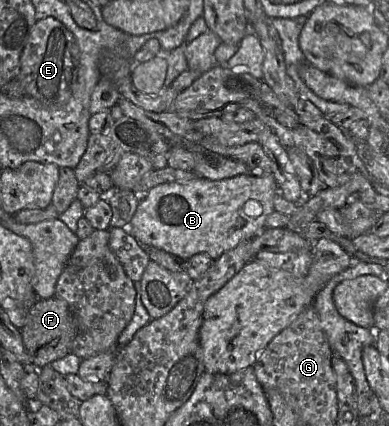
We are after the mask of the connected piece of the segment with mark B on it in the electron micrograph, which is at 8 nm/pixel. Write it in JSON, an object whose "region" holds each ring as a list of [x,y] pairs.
{"region":[[[241,174],[221,180],[198,178],[188,182],[160,184],[150,189],[147,196],[139,202],[130,221],[131,235],[142,246],[152,246],[183,259],[189,259],[196,254],[207,254],[212,259],[218,259],[241,241],[255,237],[266,228],[266,219],[275,210],[273,198],[277,193],[278,184],[273,174]]]}

